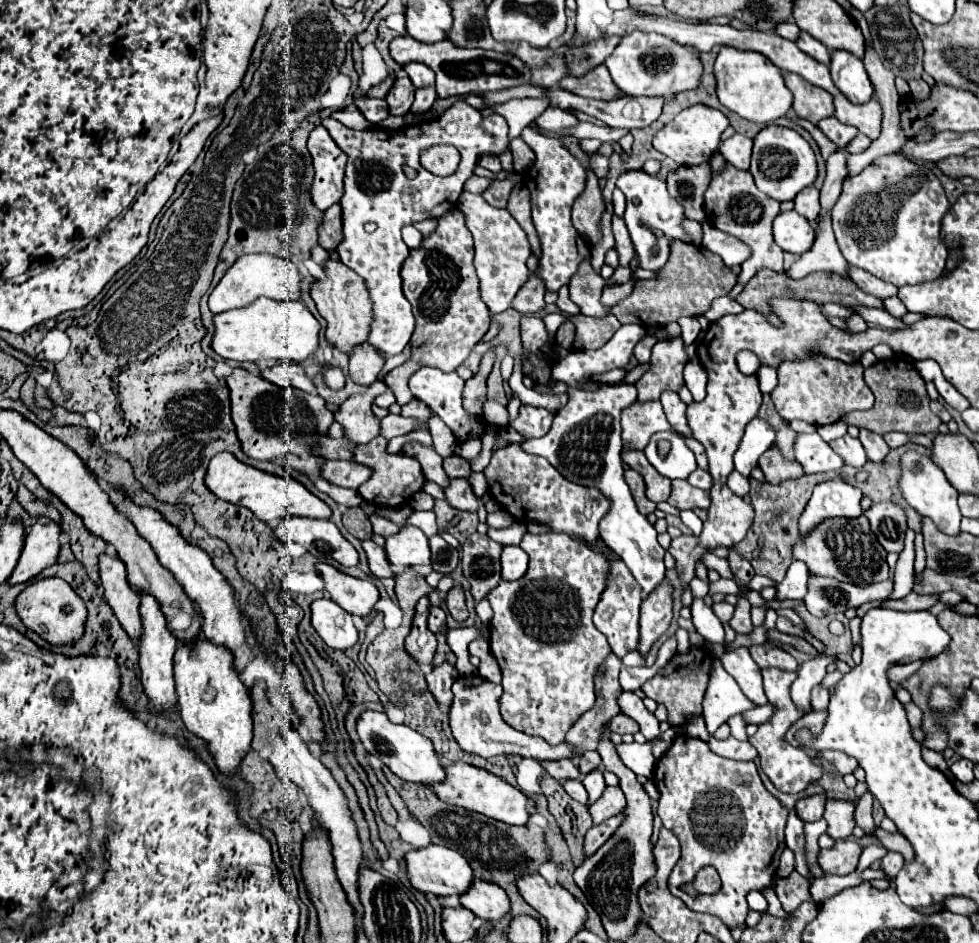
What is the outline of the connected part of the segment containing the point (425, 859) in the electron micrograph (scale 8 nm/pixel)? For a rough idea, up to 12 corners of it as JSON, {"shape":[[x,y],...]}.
{"shape":[[448,847],[408,851],[412,887],[464,895],[472,867]]}

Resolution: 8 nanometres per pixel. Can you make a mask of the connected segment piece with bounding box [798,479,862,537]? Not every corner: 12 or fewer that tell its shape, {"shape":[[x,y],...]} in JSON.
{"shape":[[840,479],[814,489],[800,537],[826,519],[862,515],[860,489]]}

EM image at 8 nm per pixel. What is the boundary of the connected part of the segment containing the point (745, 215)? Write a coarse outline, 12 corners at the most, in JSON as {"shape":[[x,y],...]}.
{"shape":[[726,165],[704,195],[708,221],[746,243],[738,275],[782,271],[772,221],[780,203],[750,171]]}

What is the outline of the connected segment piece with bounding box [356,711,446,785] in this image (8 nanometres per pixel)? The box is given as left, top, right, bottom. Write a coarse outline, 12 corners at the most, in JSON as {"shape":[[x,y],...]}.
{"shape":[[380,711],[356,729],[400,779],[434,785],[446,771],[432,741]]}

